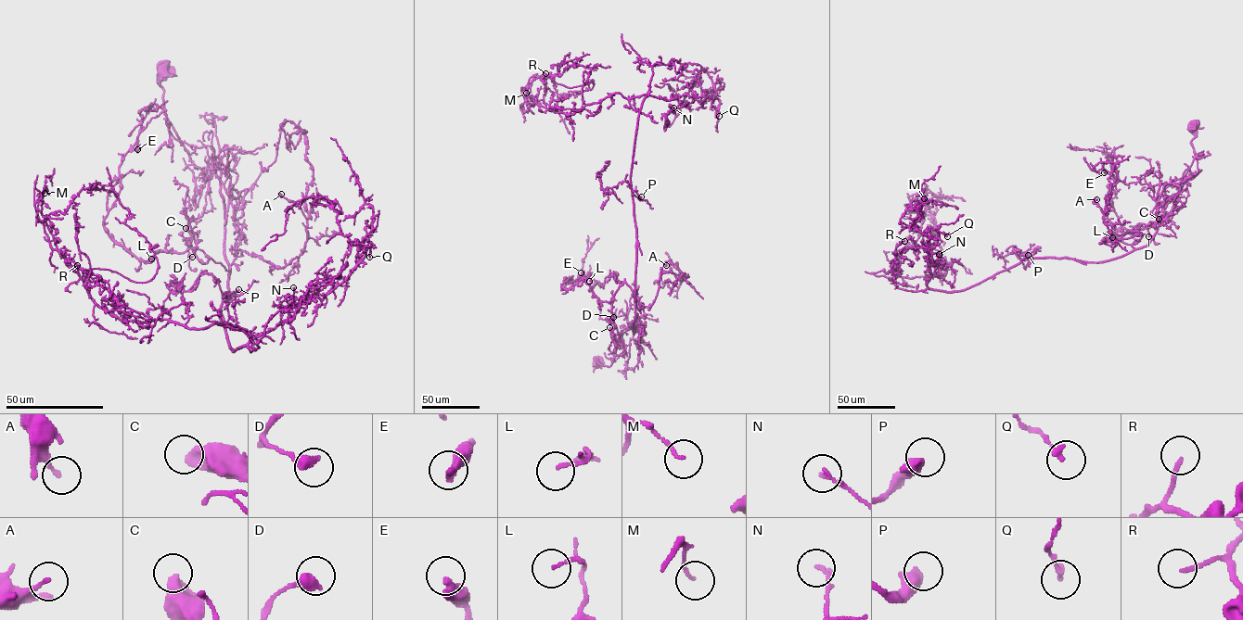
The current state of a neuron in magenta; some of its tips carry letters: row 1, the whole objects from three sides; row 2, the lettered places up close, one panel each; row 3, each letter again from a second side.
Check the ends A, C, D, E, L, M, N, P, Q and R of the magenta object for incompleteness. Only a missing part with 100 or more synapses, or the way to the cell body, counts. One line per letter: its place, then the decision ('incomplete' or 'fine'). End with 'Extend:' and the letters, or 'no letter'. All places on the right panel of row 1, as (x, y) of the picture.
A: at (1096, 199); fine
C: at (1159, 219); fine
D: at (1148, 236); fine
E: at (1104, 172); fine
L: at (1112, 237); fine
M: at (924, 198); fine
N: at (939, 254); fine
P: at (1028, 255); incomplete
Q: at (947, 236); fine
R: at (904, 241); fine
Extend: P

